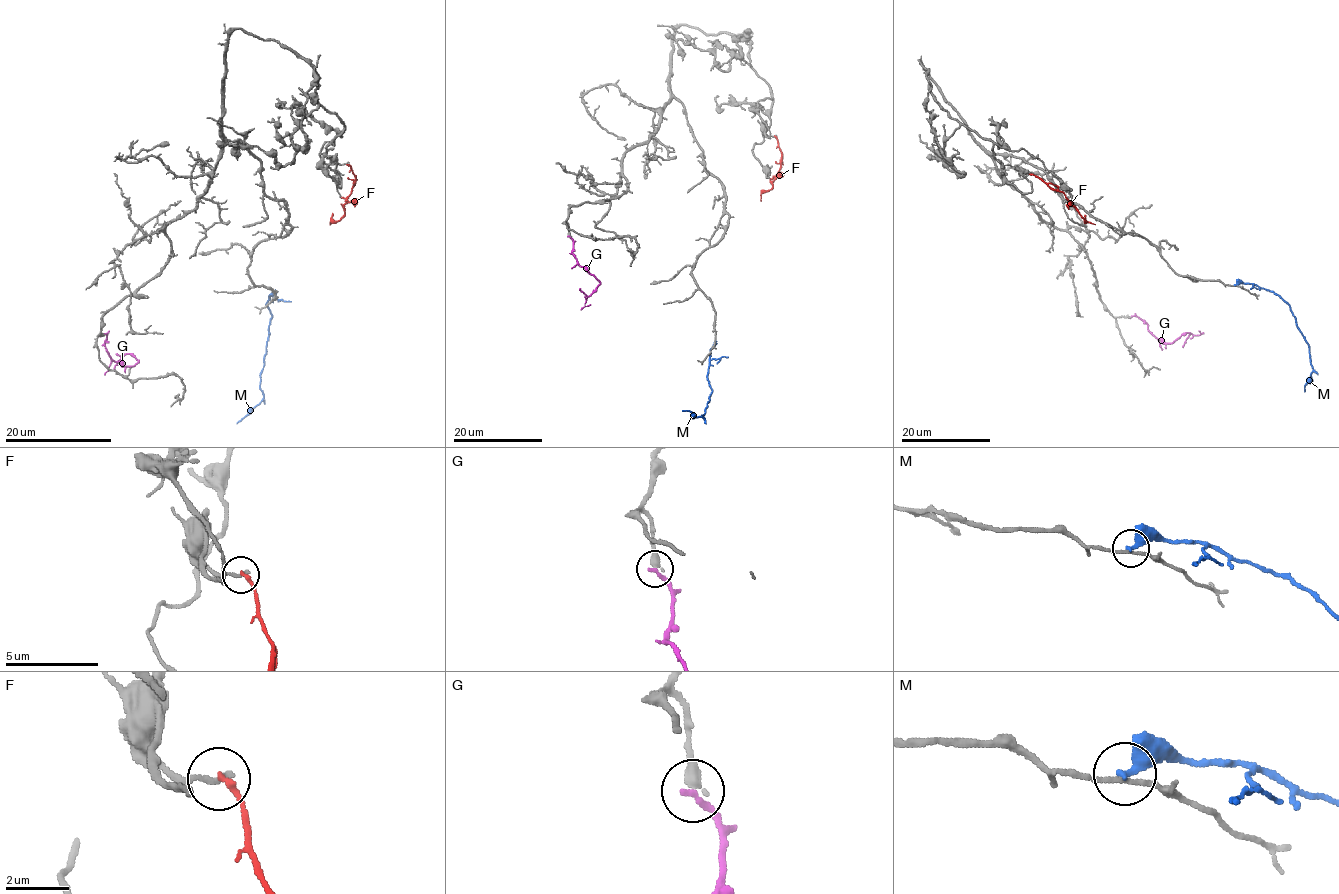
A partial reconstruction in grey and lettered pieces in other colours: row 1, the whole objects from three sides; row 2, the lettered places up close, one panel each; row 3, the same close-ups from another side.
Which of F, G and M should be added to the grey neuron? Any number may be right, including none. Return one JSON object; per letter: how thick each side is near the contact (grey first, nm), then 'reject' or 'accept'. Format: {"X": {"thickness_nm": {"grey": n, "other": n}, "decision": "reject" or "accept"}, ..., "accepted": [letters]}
{"F": {"thickness_nm": {"grey": 190, "other": 190}, "decision": "reject"}, "G": {"thickness_nm": {"grey": 380, "other": 200}, "decision": "accept"}, "M": {"thickness_nm": {"grey": 140, "other": 340}, "decision": "reject"}, "accepted": ["G"]}

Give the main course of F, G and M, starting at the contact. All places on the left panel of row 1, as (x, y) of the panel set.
F: (346, 163), (354, 175), (354, 185), (344, 205), (344, 215), (330, 224)
G: (102, 335), (106, 333), (105, 347), (113, 360), (128, 365), (138, 360), (124, 355), (115, 371)
M: (276, 296), (269, 295), (267, 302), (272, 316), (260, 375), (263, 399), (236, 424)

